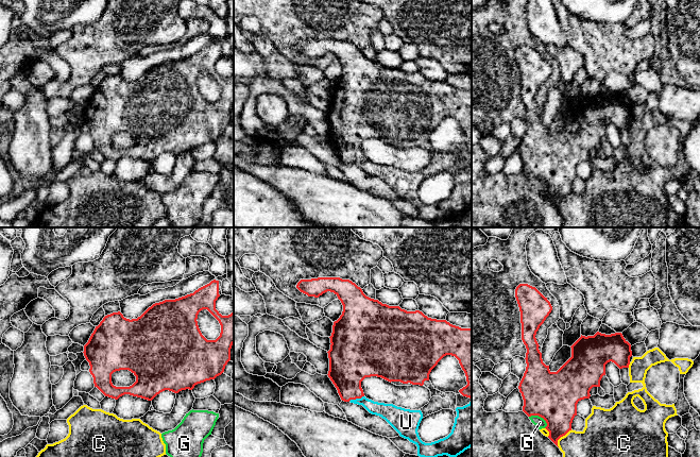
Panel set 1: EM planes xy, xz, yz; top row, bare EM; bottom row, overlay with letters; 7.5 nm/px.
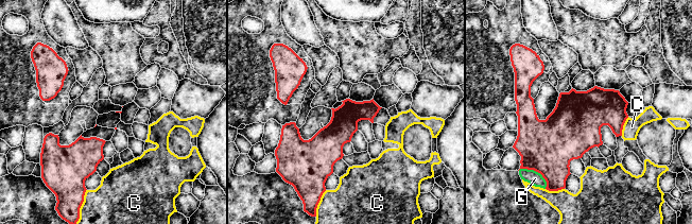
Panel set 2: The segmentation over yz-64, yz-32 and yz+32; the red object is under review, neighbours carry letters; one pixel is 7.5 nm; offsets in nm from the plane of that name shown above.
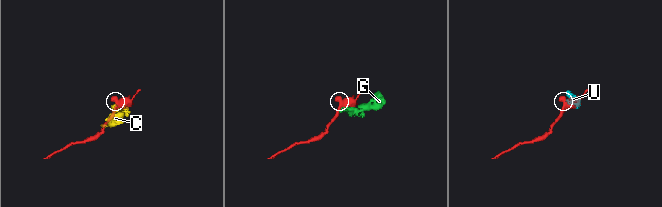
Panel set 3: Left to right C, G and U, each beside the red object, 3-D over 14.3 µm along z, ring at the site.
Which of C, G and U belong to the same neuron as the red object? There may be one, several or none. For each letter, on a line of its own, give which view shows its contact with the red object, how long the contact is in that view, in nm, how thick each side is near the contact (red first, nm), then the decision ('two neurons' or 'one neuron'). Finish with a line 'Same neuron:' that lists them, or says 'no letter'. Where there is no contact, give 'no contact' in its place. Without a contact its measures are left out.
C: meets red in yz; contact 170 nm long; 300 nm thick on the red side, 220 nm on the other; two neurons
G: meets red in yz; contact 160 nm long; 360 nm thick on the red side, 80 nm on the other; two neurons
U: meets red in xz; contact 130 nm long; 300 nm thick on the red side, 110 nm on the other; one neuron
Same neuron: U

